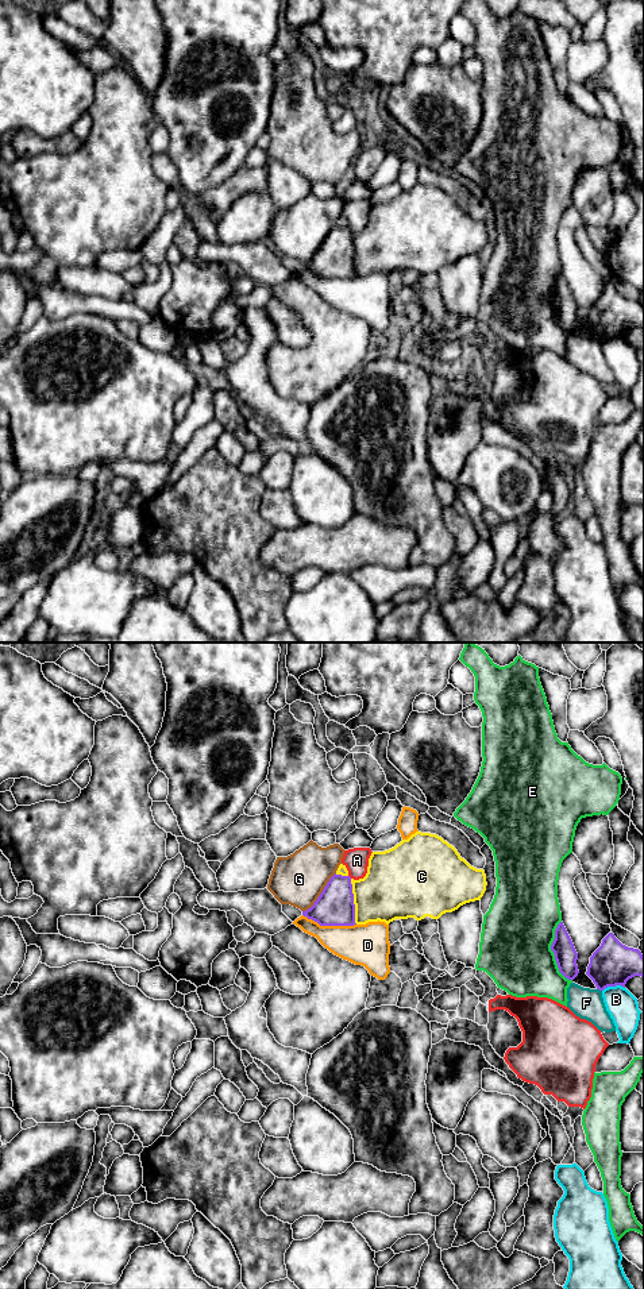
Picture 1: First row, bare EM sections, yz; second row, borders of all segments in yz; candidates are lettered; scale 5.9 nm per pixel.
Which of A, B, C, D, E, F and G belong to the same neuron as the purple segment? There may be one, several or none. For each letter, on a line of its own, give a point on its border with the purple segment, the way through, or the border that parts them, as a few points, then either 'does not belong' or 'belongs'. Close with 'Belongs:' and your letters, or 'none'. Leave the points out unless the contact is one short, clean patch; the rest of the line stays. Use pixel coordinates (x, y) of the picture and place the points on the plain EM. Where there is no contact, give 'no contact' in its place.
A: no contact | does not belong
B: yz (613, 338) | does not belong
C: yz (353, 254) | does not belong
D: yz (330, 277) | does not belong
E: yz (552, 303) | does not belong
F: yz (600, 342) | does not belong
G: yz (320, 246) | does not belong
Belongs: none

